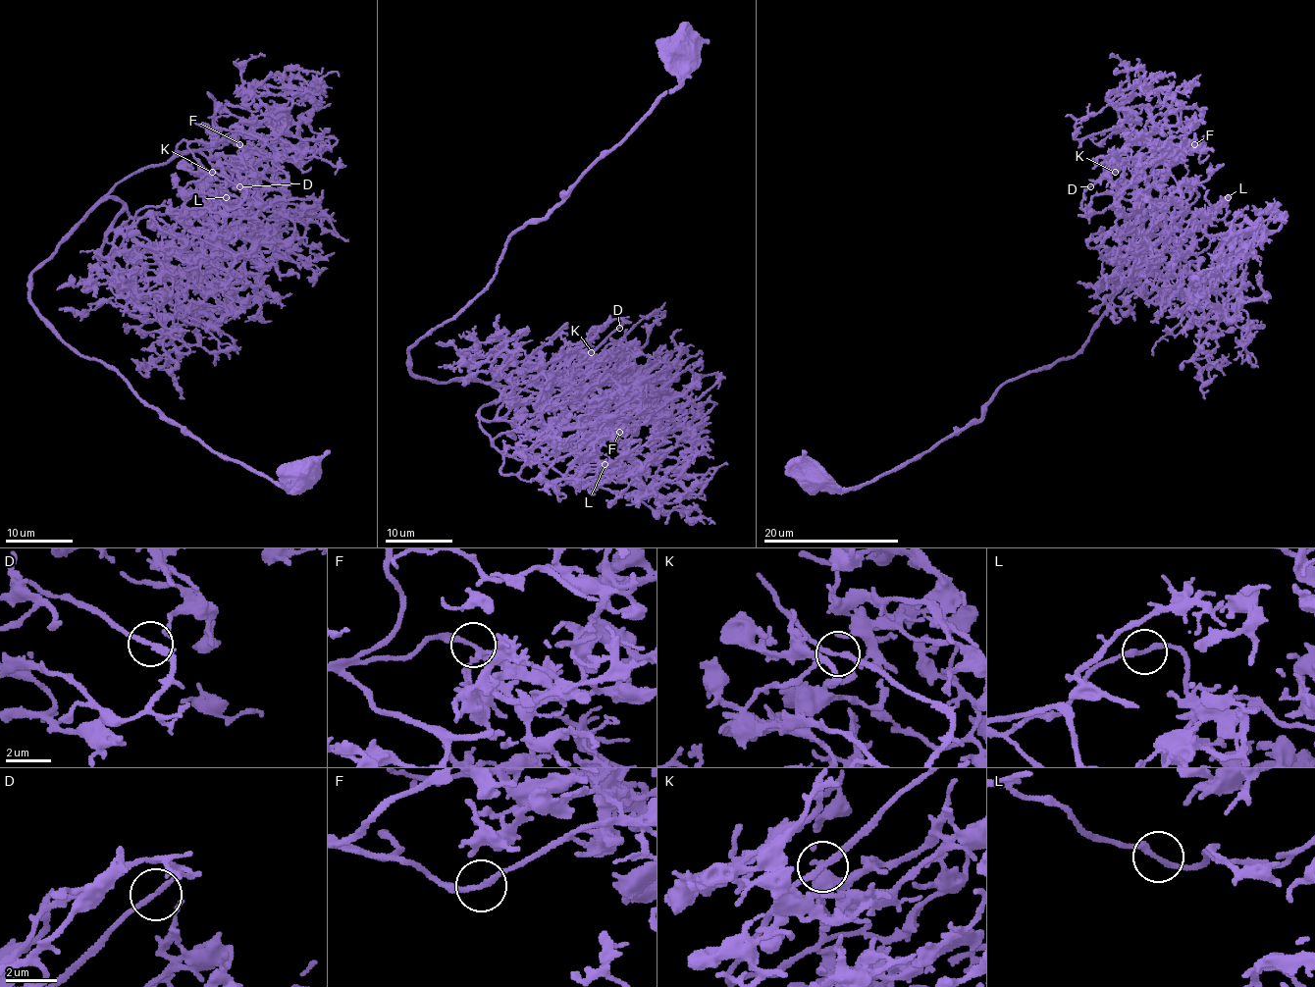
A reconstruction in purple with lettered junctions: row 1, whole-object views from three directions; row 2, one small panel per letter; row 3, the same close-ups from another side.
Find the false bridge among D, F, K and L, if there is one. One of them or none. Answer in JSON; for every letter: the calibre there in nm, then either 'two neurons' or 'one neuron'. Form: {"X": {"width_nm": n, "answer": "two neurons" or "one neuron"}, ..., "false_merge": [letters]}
{"D": {"width_nm": 190, "answer": "one neuron"}, "F": {"width_nm": 200, "answer": "one neuron"}, "K": {"width_nm": 200, "answer": "one neuron"}, "L": {"width_nm": 220, "answer": "one neuron"}, "false_merge": []}

